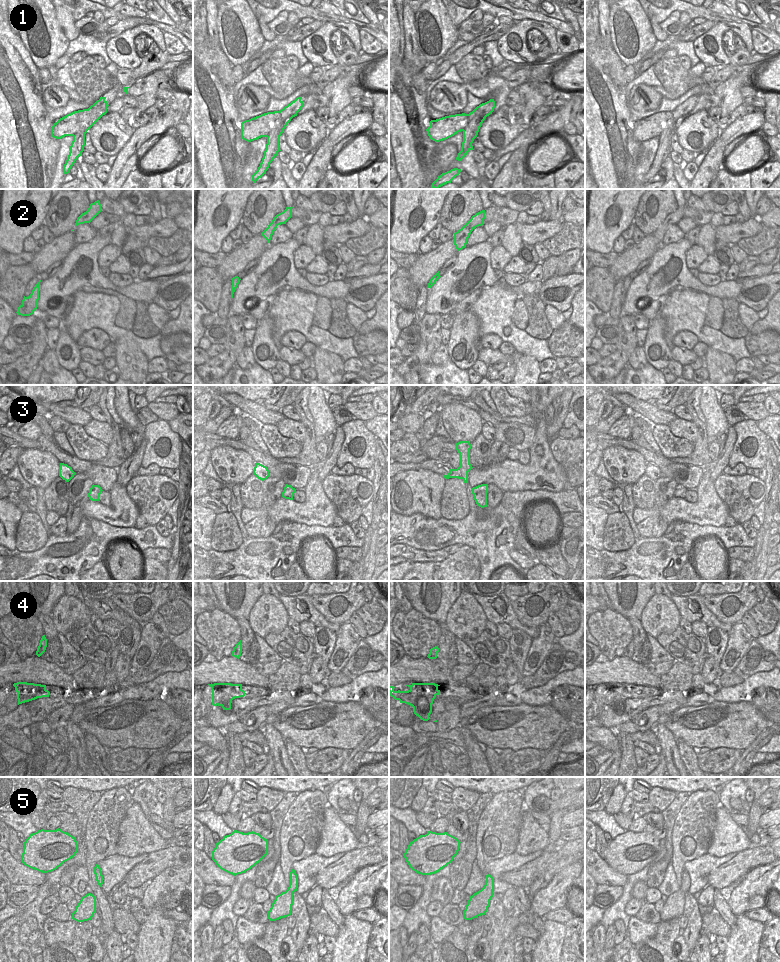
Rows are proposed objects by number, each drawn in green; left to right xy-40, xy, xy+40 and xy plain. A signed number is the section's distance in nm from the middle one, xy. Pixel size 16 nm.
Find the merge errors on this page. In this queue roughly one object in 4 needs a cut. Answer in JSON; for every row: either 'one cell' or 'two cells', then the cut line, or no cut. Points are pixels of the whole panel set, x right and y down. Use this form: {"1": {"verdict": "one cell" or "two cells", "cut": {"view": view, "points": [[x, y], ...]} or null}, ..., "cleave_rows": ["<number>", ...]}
{"1": {"verdict": "two cells", "cut": {"view": "xy-40", "points": [[97, 109], [90, 119], [80, 119], [79, 115], [74, 111]]}}, "2": {"verdict": "one cell", "cut": null}, "3": {"verdict": "two cells", "cut": {"view": "xy", "points": [[283, 490], [284, 497]]}}, "4": {"verdict": "two cells", "cut": {"view": "xy+40", "points": [[434, 683], [426, 687], [412, 706]]}}, "5": {"verdict": "one cell", "cut": null}, "cleave_rows": ["1", "3", "4"]}

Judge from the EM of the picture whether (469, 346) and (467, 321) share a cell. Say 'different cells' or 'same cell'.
same cell

